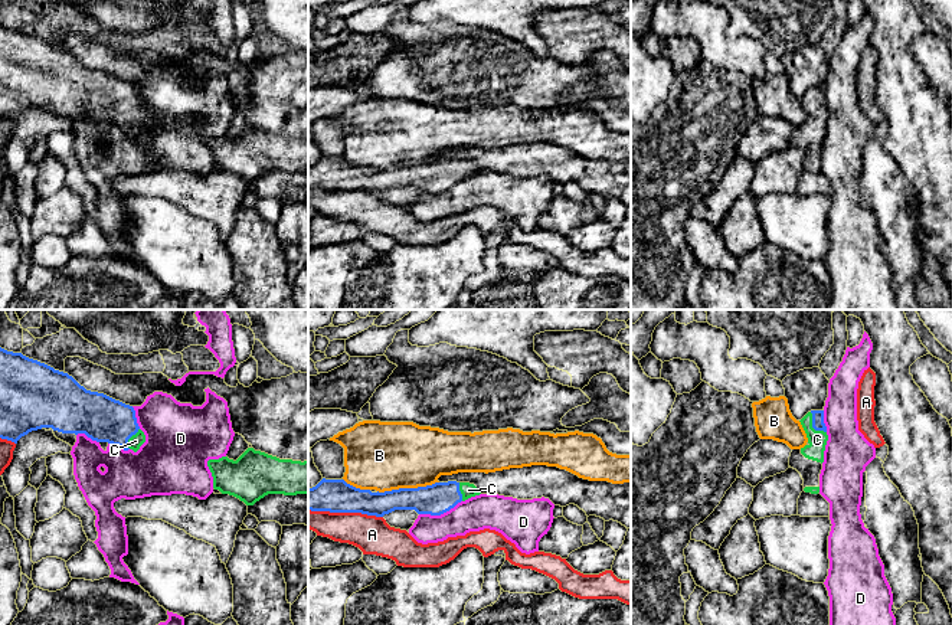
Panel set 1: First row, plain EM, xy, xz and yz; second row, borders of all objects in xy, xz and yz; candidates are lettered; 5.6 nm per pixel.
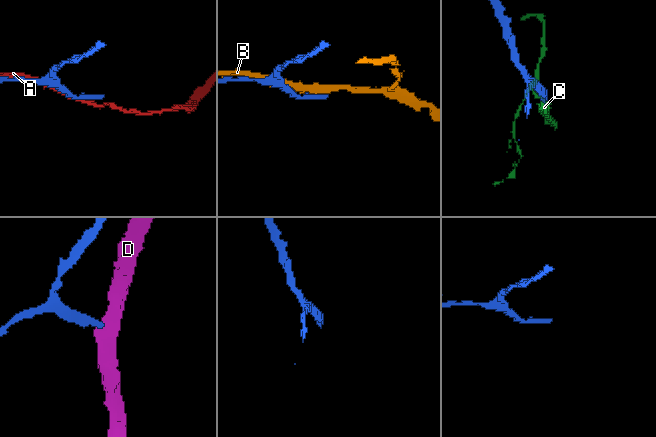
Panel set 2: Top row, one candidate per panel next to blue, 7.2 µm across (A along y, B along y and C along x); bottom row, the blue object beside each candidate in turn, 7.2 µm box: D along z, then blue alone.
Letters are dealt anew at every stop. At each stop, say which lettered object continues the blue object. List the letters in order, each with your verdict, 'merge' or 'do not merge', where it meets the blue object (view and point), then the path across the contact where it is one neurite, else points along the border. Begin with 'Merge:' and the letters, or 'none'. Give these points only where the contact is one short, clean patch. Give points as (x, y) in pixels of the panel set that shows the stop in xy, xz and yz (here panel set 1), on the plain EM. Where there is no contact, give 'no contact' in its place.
Merge: C
A: do not merge; contact xz (346, 189)
B: do not merge; contact xz (408, 166)
C: merge; contact yz (813, 104); way yz (818, 101), (813, 104), (817, 117)
D: do not merge; contact xz (439, 192); border xz (461, 177), (439, 192), (419, 192)

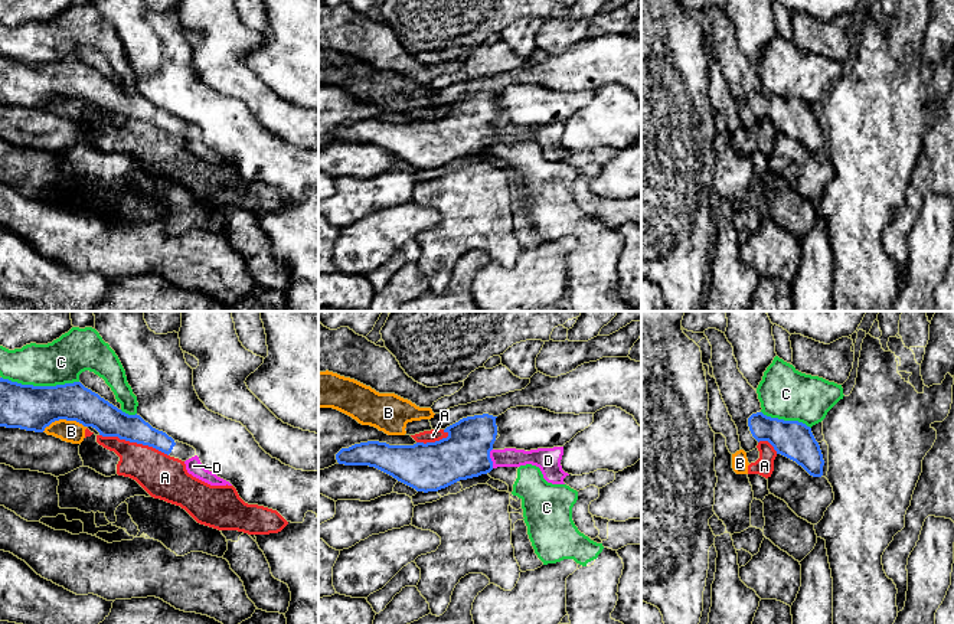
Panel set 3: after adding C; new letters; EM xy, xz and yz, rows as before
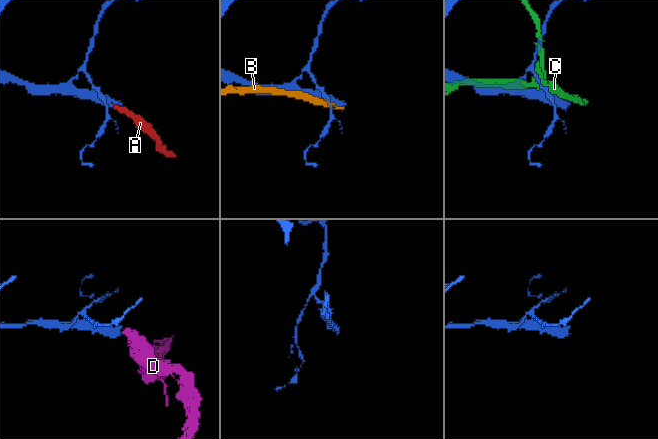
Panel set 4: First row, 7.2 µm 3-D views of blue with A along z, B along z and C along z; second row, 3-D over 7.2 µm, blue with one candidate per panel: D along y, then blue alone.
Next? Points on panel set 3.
Merge: D
A: do not merge; contact xy (134, 118)
B: do not merge; contact xy (64, 95)
C: do not merge; contact xy (41, 64)
D: merge; contact xz (490, 136); way xz (464, 131), (490, 136), (509, 134)

